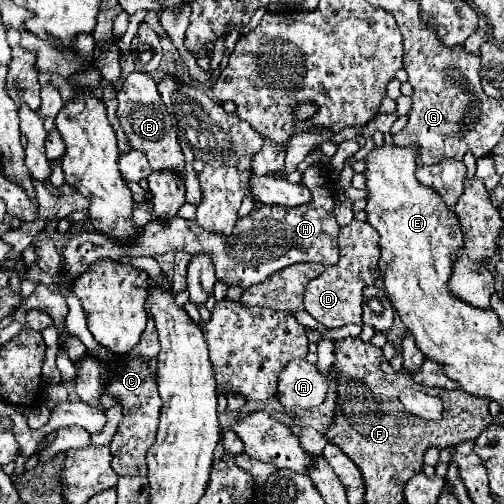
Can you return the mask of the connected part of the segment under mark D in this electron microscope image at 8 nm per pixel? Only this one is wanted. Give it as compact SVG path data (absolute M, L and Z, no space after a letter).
M354 220L352 224L340 228L338 246L340 246L338 264L326 268L324 274L314 278L314 282L310 282L304 292L304 310L318 322L322 322L326 328L340 328L348 322L362 324L362 290L364 286L374 284L376 278L380 276L378 234L368 222Z

